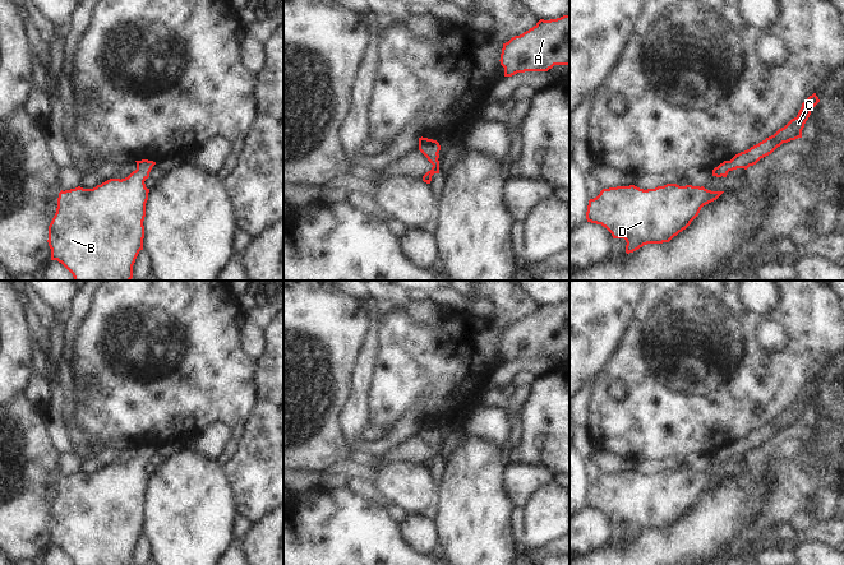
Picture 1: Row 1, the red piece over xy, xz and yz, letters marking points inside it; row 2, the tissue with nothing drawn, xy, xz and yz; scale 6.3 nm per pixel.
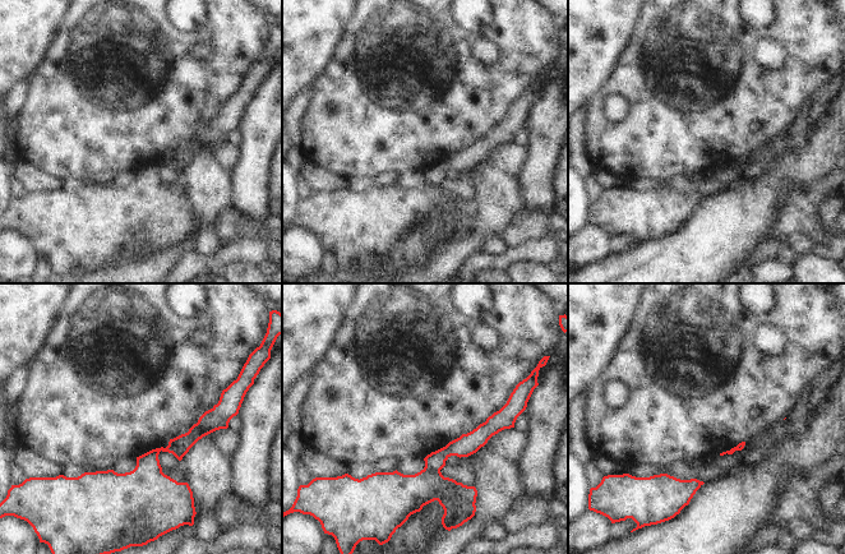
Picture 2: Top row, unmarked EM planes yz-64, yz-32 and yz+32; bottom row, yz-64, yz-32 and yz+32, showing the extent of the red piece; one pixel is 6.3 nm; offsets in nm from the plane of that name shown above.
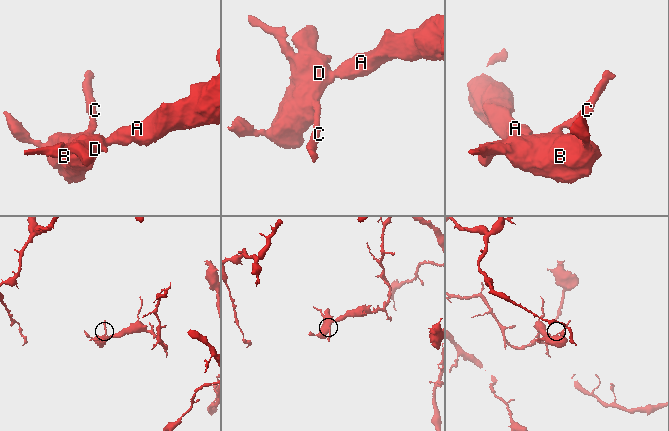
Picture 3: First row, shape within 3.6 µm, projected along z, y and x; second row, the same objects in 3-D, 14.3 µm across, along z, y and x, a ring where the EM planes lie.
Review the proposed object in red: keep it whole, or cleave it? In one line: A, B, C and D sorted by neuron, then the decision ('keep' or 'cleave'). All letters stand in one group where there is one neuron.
A B C D; keep

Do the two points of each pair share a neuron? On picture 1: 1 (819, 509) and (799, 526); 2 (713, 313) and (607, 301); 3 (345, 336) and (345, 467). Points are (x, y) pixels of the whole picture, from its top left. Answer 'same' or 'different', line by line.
1: same
2: different
3: different

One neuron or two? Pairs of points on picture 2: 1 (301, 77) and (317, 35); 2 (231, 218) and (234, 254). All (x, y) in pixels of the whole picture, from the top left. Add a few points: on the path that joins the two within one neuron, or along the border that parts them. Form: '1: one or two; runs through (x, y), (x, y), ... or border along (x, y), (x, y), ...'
1: one; runs through (301, 67), (301, 50), (306, 45)
2: two; border along (232, 241), (222, 248)

